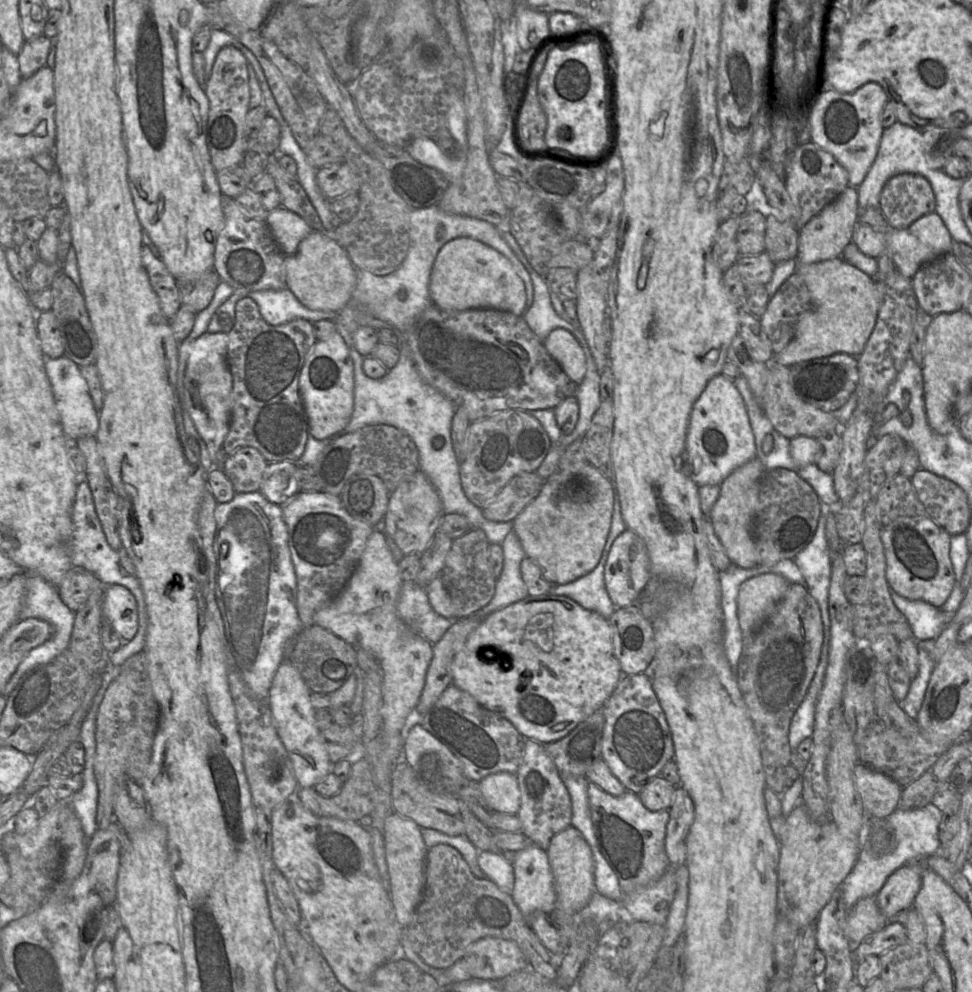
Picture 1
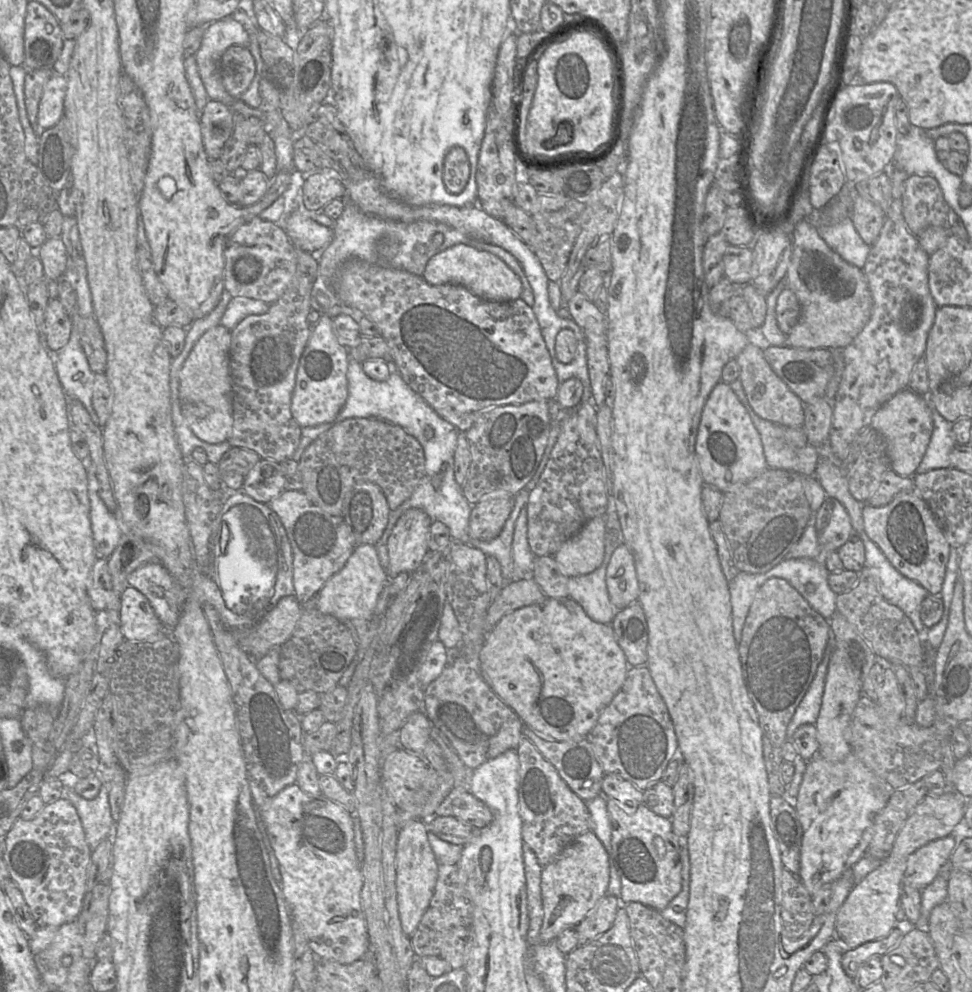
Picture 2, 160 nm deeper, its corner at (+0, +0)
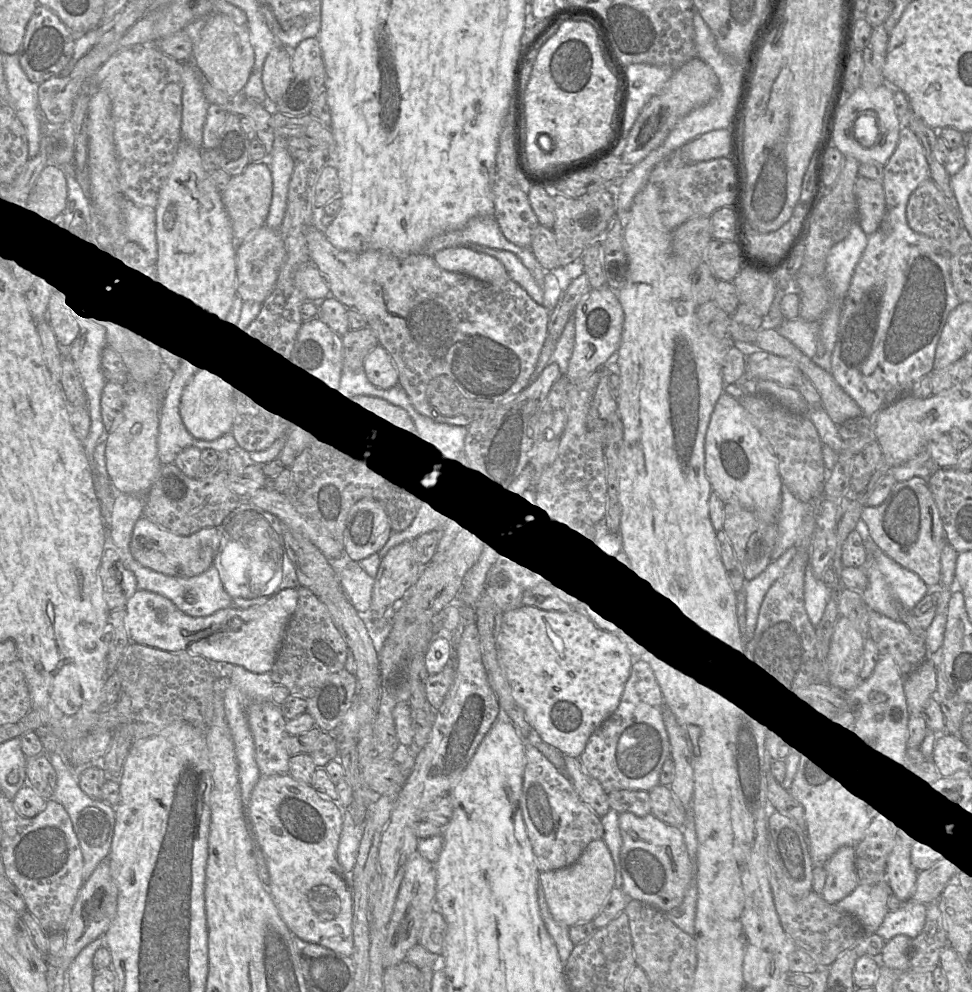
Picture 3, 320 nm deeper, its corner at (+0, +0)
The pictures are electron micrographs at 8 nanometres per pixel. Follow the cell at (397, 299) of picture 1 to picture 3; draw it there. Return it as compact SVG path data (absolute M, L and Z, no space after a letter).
M468 245L468 247L496 258L505 267L511 280L522 287L526 293L539 305L543 305L543 288L534 279L531 272L512 252L489 248L483 245Z

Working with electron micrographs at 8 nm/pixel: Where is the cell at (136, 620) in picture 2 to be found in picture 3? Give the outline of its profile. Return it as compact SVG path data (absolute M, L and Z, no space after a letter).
M286 588L272 595L262 605L251 606L247 609L220 609L209 616L192 617L181 612L166 597L154 592L138 589L125 605L125 625L130 642L169 652L186 651L203 656L209 661L223 661L239 665L255 673L270 673L284 639L288 621L296 609L297 602L297 588Z

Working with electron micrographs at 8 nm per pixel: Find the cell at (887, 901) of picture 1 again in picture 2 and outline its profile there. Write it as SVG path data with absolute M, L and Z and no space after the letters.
M947 835L918 848L907 860L902 885L919 890L925 888L938 875L940 868L949 862L955 847L954 837Z

